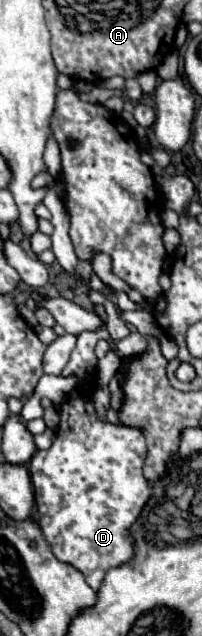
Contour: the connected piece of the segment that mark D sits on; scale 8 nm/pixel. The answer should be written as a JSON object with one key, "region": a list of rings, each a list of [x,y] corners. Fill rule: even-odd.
{"region":[[[80,384],[74,388],[68,400],[60,404],[60,424],[52,446],[48,450],[38,450],[28,466],[34,484],[38,522],[46,542],[60,562],[72,564],[84,576],[96,568],[108,570],[132,560],[134,554],[132,540],[128,540],[128,530],[150,498],[148,480],[142,476],[142,464],[146,458],[146,442],[142,432],[138,428],[100,422],[92,408],[92,390],[94,384]]]}

